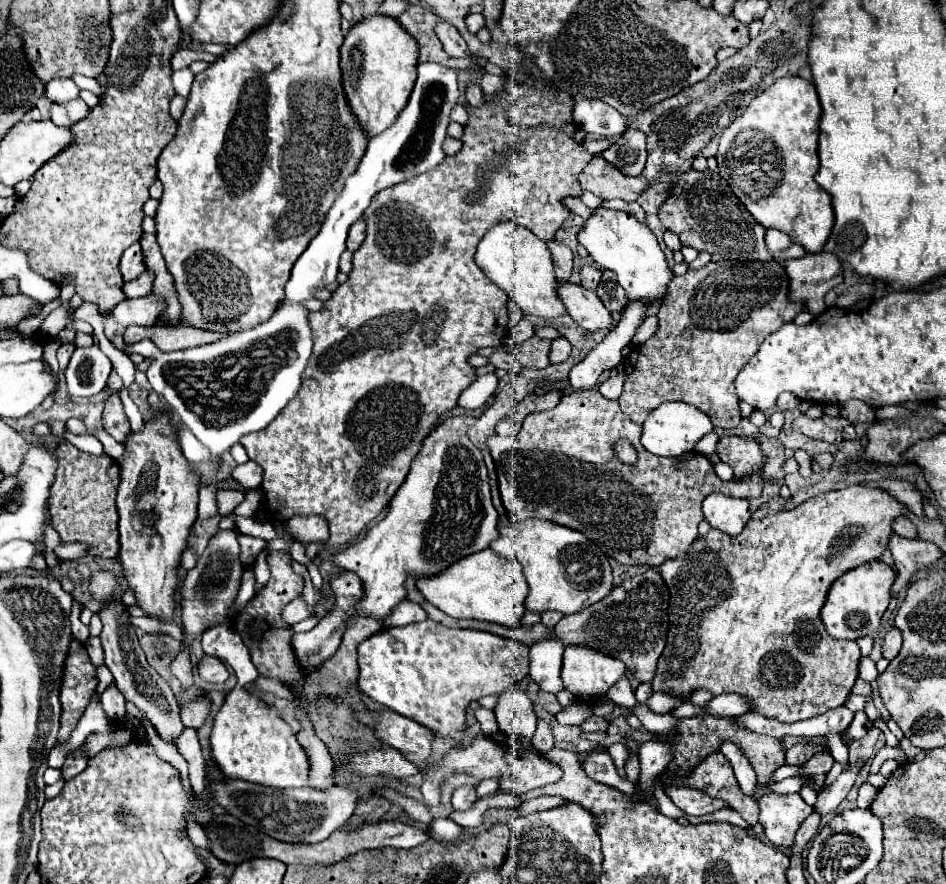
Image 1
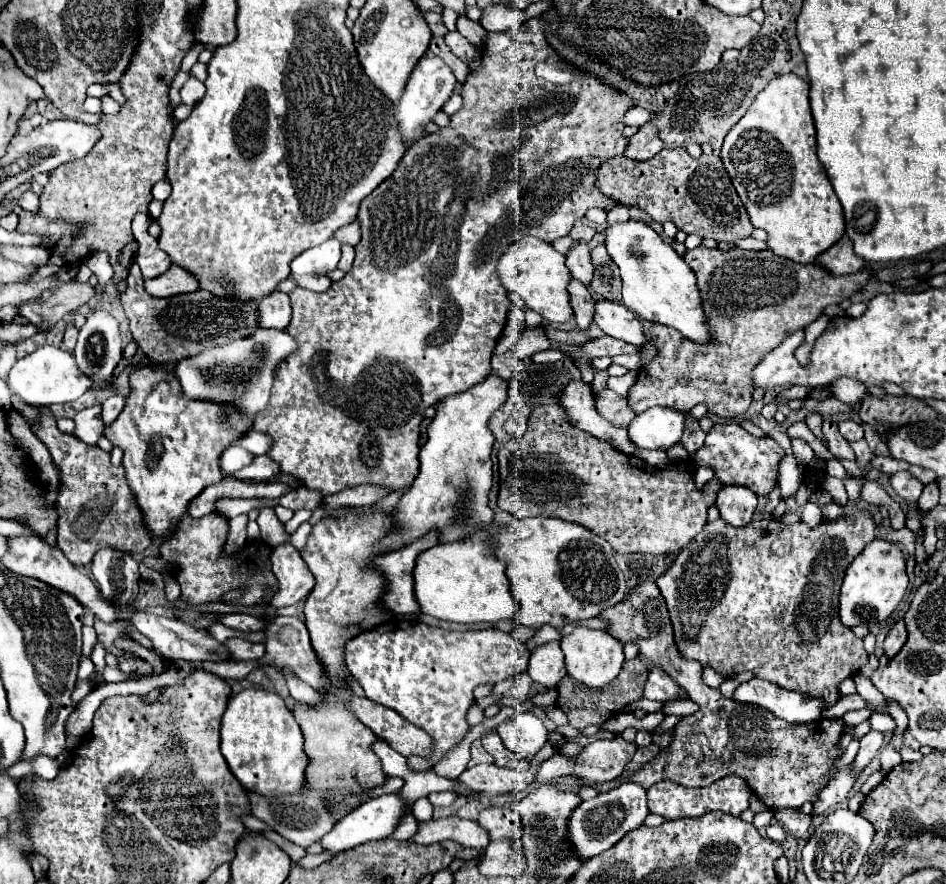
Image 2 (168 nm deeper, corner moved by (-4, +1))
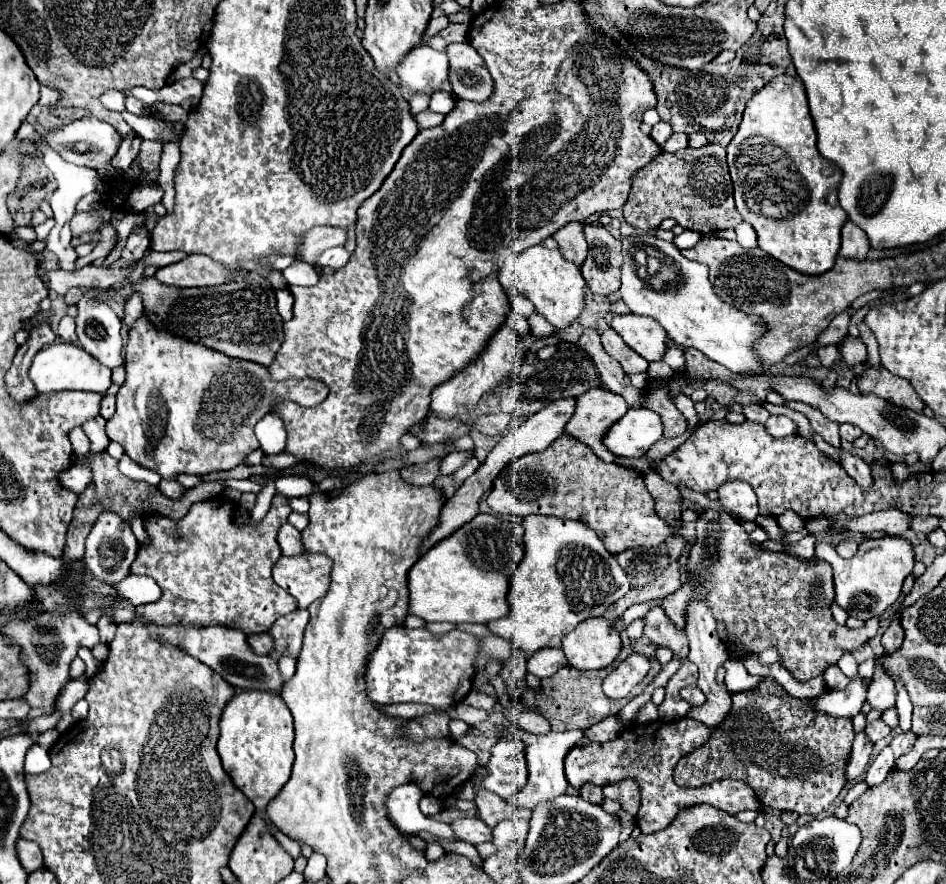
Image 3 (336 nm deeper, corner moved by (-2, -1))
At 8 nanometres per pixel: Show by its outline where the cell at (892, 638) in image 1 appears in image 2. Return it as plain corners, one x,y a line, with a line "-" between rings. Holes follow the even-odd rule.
900,619
900,621
890,629
890,633
888,633
886,639
884,639
884,655
892,659
892,657
902,649
904,643
906,643
906,625
904,625
904,621

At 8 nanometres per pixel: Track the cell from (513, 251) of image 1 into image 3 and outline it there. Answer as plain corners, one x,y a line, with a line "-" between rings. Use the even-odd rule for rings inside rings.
536,245
526,253
508,259
500,271
500,283
514,287
520,295
530,299
536,307
536,313
544,315
546,321
556,329
566,329
584,309
586,281
580,273
580,267
566,261
560,249
546,249

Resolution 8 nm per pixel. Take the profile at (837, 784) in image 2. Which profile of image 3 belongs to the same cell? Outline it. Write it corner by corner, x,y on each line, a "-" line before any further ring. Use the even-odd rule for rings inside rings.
860,731
854,739
854,747
852,747
852,757
850,757
850,763
848,763
848,769
846,769
846,777
852,781
856,779
858,775
864,773
866,765
868,765
868,759
870,759
870,753
874,749
874,743
866,737
864,731

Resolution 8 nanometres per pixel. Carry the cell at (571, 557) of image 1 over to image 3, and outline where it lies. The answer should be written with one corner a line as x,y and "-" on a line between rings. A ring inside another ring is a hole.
528,515
524,519
524,543
526,543
526,557
517,566
510,579
508,599
510,599
510,615
490,621
486,627
492,635
510,641
510,645
522,651
526,657
536,653
544,647
560,647
562,637
570,633
580,621
588,617
602,617
602,613
620,597
630,591
628,577
624,569
618,565
616,557
608,553
602,541
588,529
584,523
576,523
570,519
558,517
544,517
544,515

